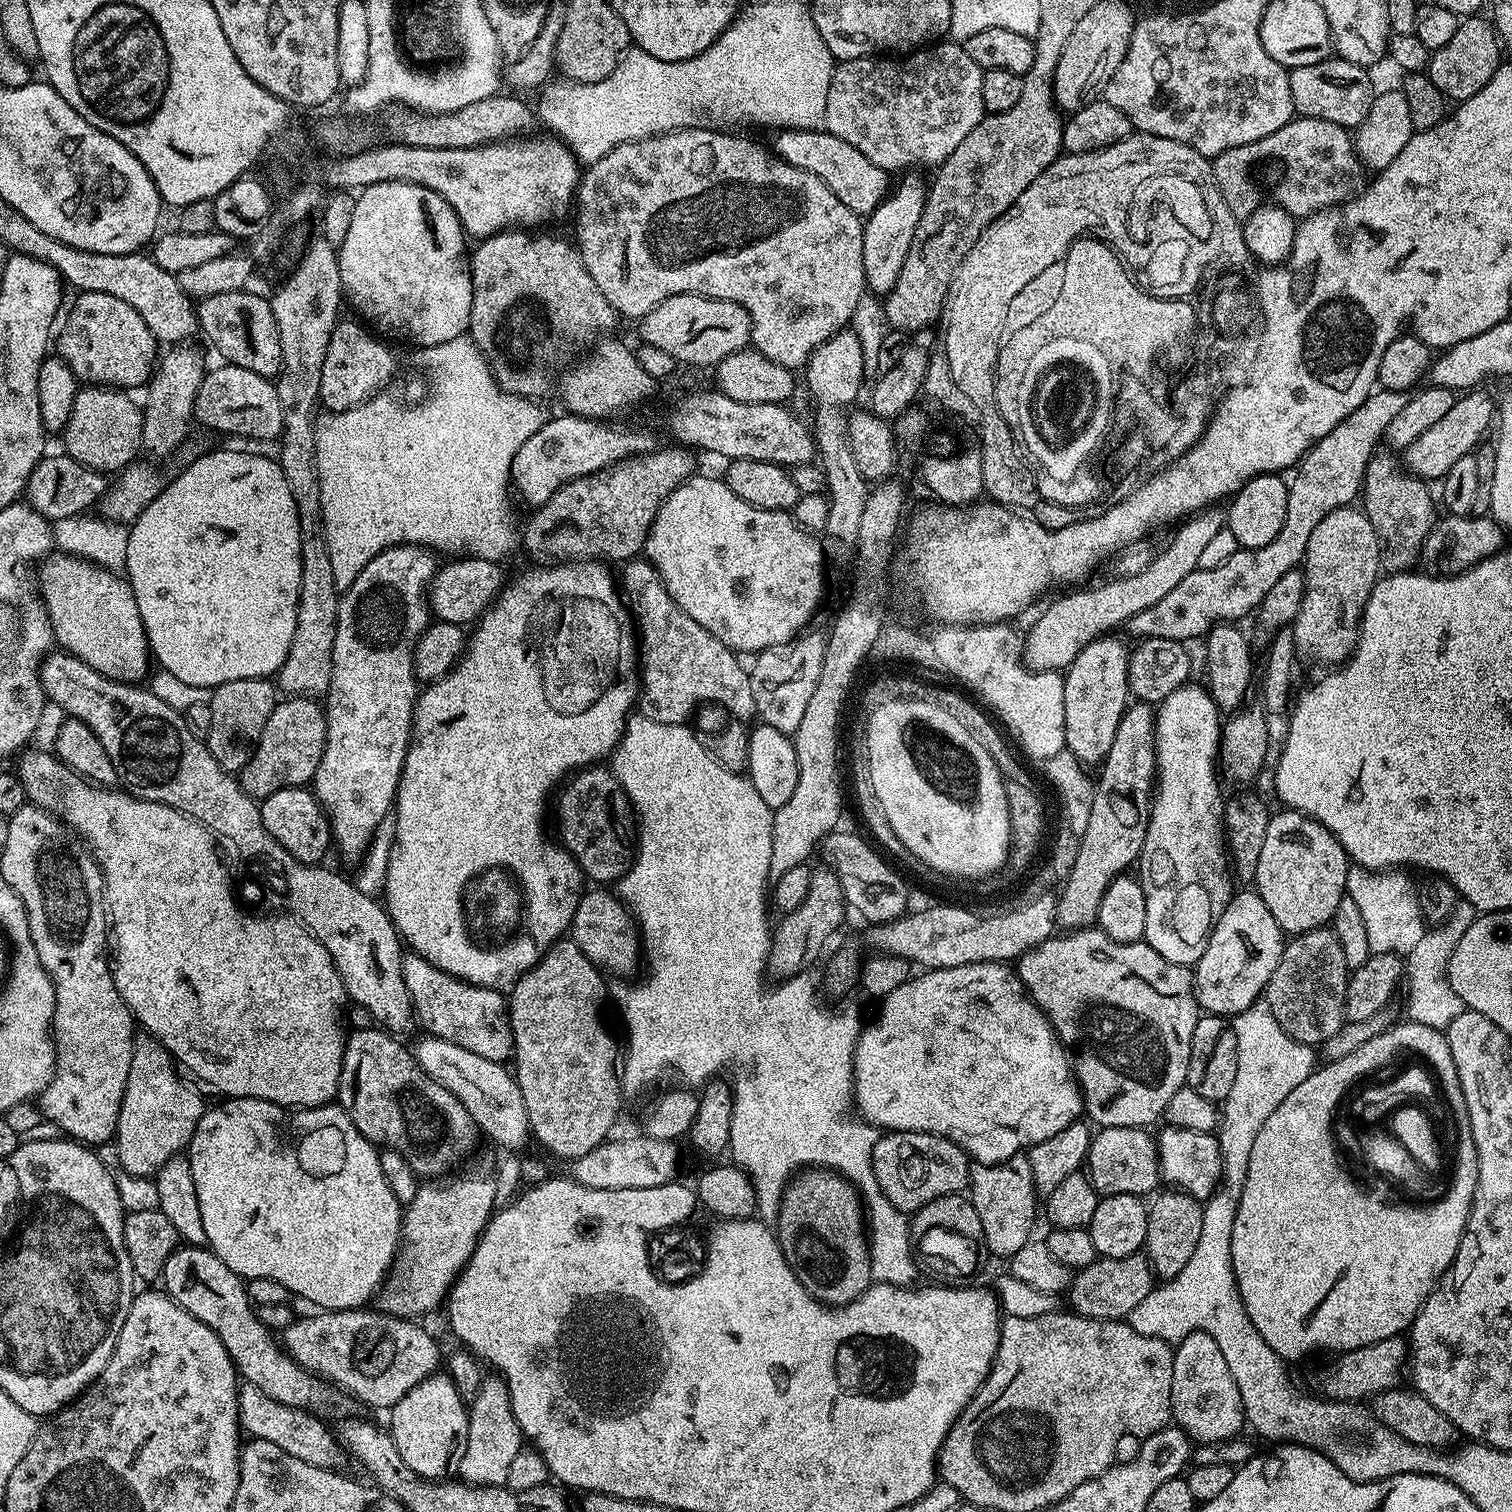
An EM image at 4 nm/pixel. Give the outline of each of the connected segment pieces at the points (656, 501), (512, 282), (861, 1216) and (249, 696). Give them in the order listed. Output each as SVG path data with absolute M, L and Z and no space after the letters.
M676 447L680 448L630 456L601 472L564 484L533 511L536 513L522 528L522 548L532 556L541 556L544 562L627 562L639 557L658 510L668 495L693 475L693 453L687 447Z
M501 230L493 236L485 236L479 241L476 249L471 249L470 263L472 266L472 305L470 306L470 322L468 332L470 338L478 346L478 350L488 360L490 370L502 390L506 390L515 396L527 396L529 398L544 398L548 391L553 390L558 377L565 371L564 366L571 362L579 352L584 352L588 344L592 343L599 332L608 332L618 321L618 314L606 300L606 294L598 288L598 282L594 282L590 270L586 268L580 257L577 245L556 236L535 236L532 230Z
M801 1171L784 1189L774 1228L788 1265L815 1300L829 1306L843 1306L872 1287L864 1201L858 1189L840 1173Z
M238 678L238 682L226 682L212 689L212 729L206 743L218 766L233 774L246 766L260 738L260 731L266 726L277 703L277 689L268 678Z

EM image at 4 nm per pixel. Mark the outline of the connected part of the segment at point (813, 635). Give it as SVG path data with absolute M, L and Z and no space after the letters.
M805 630L790 642L765 648L753 659L756 661L750 664L756 716L763 723L774 726L774 730L796 733L806 715L806 706L818 687L818 678L822 678L822 664L828 642L824 632L812 631Z

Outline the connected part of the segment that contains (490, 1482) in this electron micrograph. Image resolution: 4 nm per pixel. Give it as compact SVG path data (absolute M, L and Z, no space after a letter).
M489 1375L480 1383L480 1393L470 1402L468 1411L468 1437L466 1450L462 1454L462 1462L458 1469L458 1476L463 1483L474 1484L478 1488L498 1488L508 1483L510 1462L522 1455L522 1433L518 1422L514 1418L514 1410L510 1402L507 1383L499 1375Z

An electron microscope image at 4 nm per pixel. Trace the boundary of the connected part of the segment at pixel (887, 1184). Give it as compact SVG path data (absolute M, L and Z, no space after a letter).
M885 1131L877 1139L872 1155L874 1178L882 1190L882 1194L899 1212L914 1214L922 1206L934 1202L943 1196L955 1196L963 1193L970 1184L970 1163L968 1156L955 1144L955 1139L938 1136L930 1132L894 1132Z

